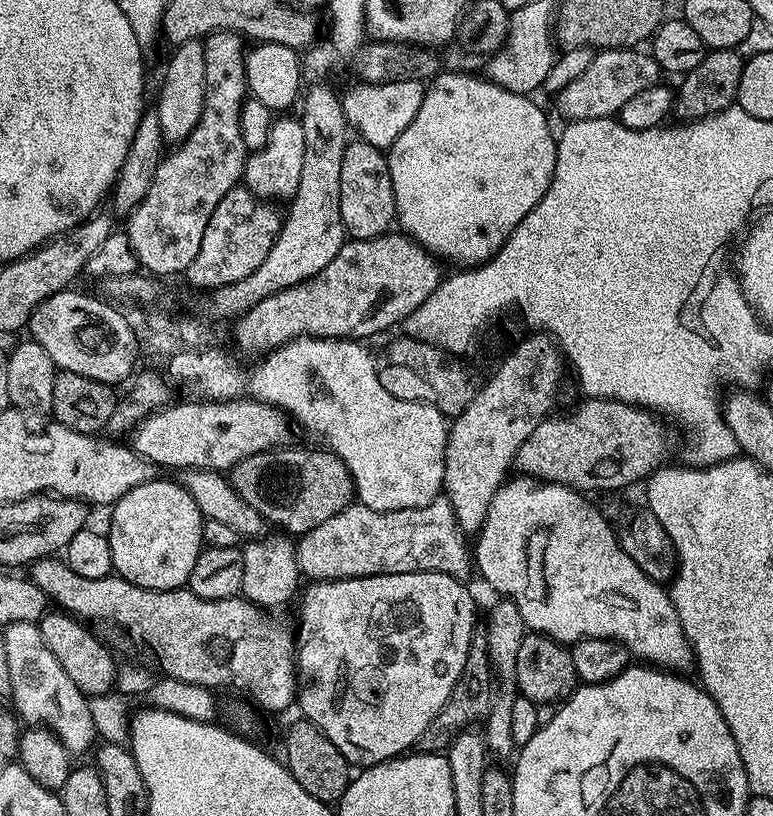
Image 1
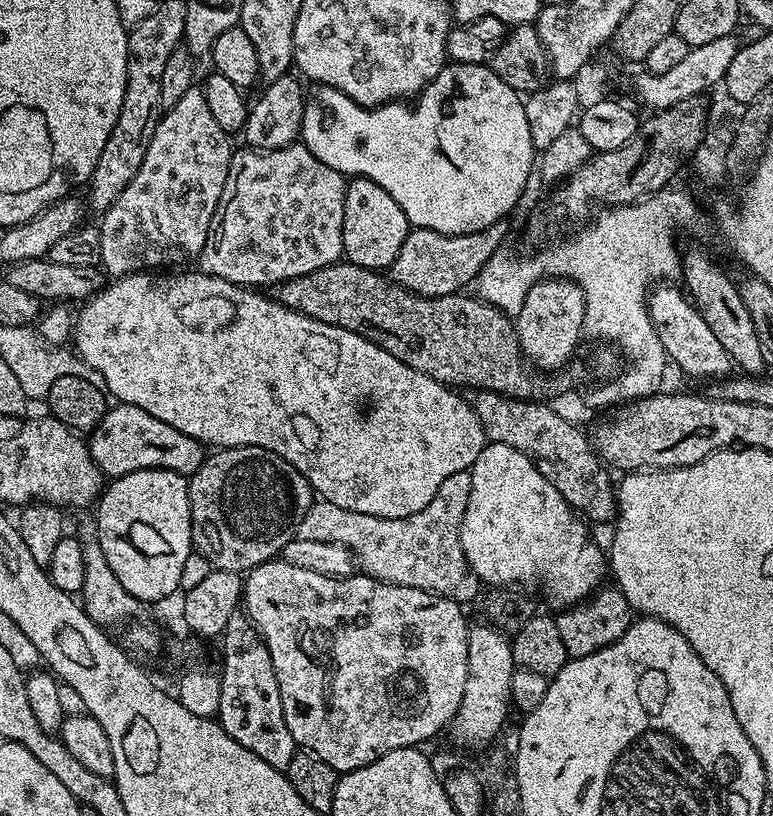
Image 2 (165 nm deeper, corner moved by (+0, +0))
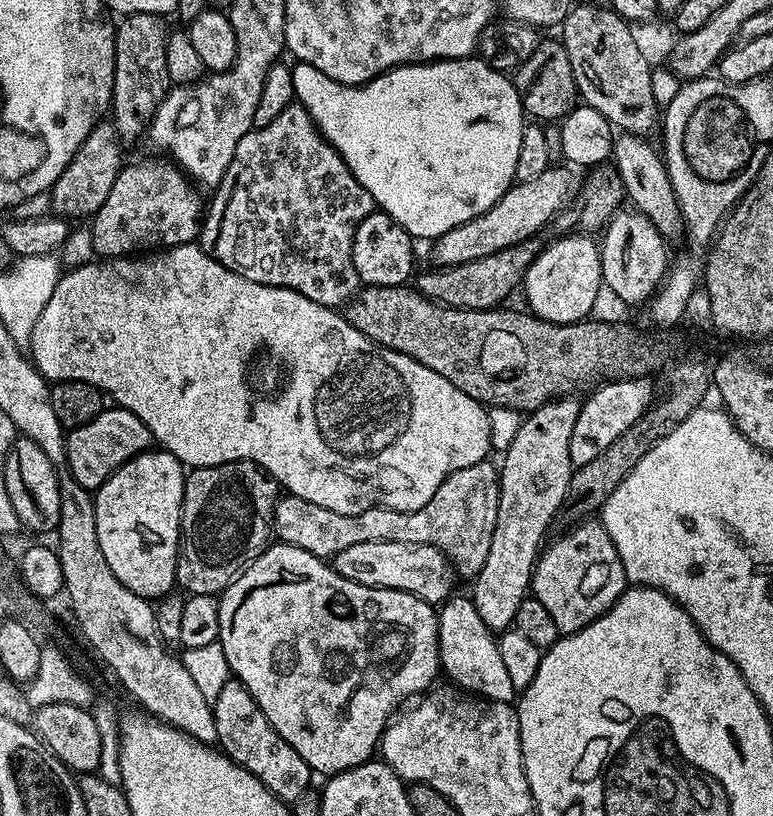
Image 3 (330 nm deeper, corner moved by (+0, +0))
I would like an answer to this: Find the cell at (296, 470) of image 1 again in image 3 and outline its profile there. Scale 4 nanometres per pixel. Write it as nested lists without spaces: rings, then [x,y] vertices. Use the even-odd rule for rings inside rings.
[[[235,460],[218,466],[191,469],[184,477],[176,584],[185,593],[193,596],[216,596],[223,592],[230,581],[236,579],[269,547],[274,536],[272,511],[276,508],[277,499],[276,481],[264,469],[249,460]]]

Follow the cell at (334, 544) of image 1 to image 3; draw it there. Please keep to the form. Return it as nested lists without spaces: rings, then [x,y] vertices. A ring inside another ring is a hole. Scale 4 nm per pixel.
[[[491,459],[451,472],[438,486],[438,494],[426,506],[413,512],[399,512],[393,508],[371,508],[362,514],[334,514],[326,506],[314,506],[297,496],[281,495],[272,511],[275,535],[285,544],[293,544],[321,558],[334,558],[337,553],[358,542],[406,542],[433,544],[448,557],[457,573],[474,578],[490,554],[490,538],[498,518],[500,474]]]

